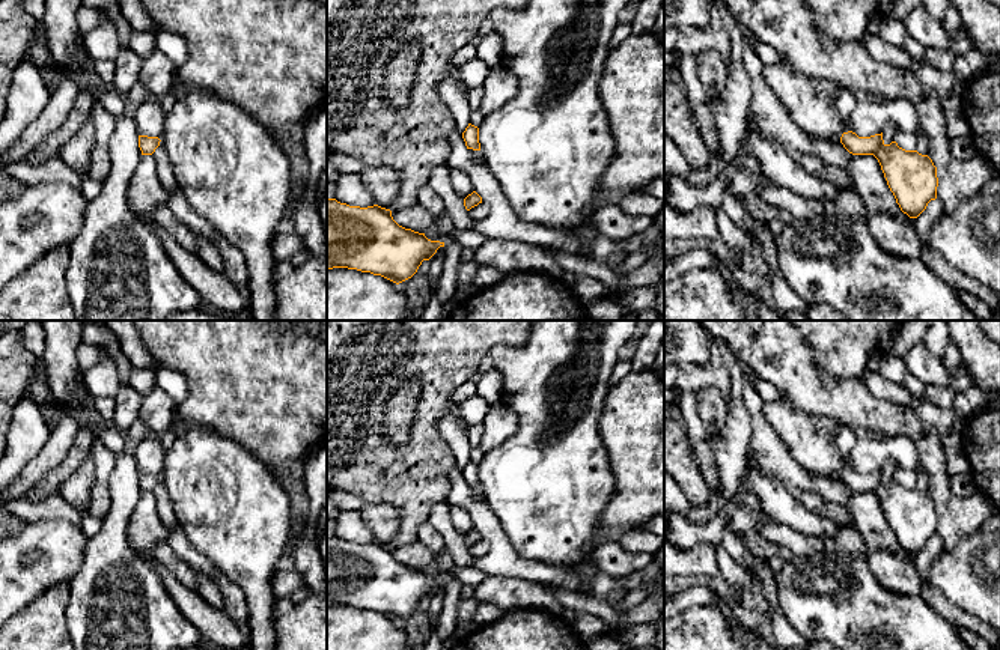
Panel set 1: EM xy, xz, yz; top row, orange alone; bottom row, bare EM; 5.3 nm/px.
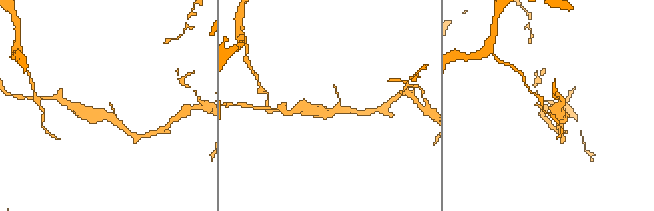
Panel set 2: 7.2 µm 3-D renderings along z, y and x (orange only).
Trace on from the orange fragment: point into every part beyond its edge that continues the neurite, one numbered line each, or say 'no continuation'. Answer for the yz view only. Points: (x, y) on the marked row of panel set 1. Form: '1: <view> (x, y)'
no continuation

